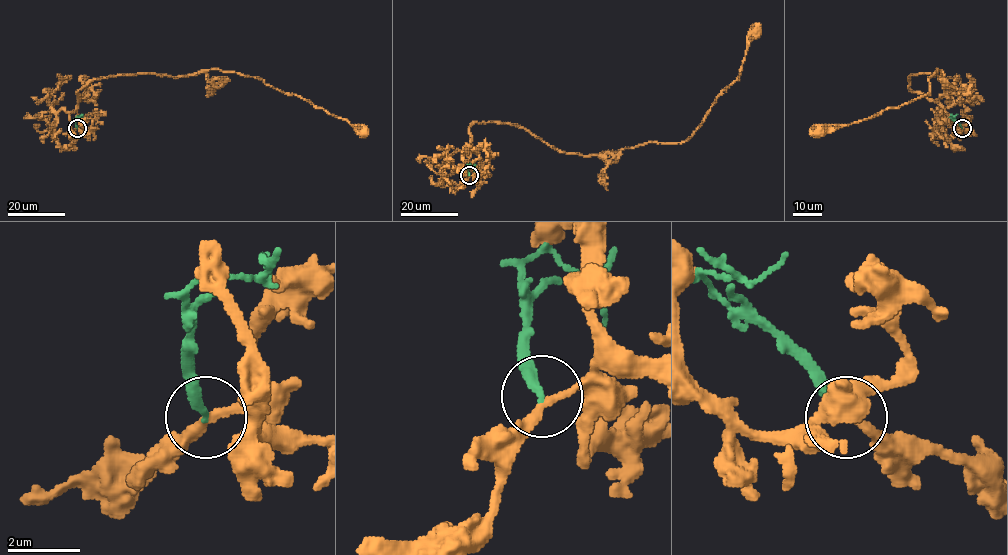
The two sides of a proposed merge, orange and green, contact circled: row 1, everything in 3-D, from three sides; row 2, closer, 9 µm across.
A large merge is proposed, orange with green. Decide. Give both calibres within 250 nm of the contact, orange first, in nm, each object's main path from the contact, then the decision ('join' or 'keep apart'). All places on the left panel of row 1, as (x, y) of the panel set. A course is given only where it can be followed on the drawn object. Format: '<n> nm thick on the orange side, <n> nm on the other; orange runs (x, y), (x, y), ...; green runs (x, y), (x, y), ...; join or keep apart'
220 nm thick on the orange side, 240 nm on the other; orange runs (77, 127), (81, 129), (77, 92), (90, 80), (135, 74), (188, 75), (219, 69), (260, 78), (362, 131); green runs (77, 127), (76, 119), (81, 114); keep apart

